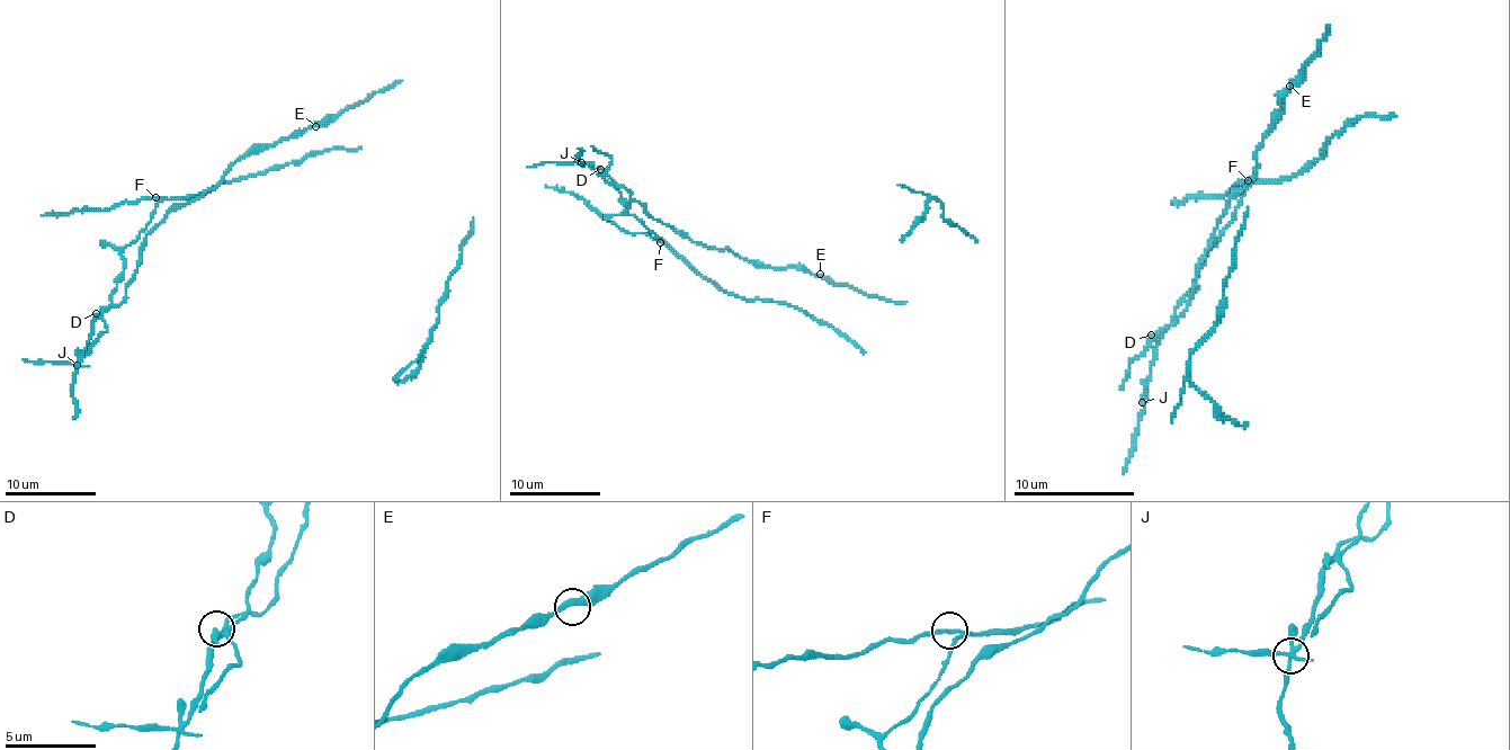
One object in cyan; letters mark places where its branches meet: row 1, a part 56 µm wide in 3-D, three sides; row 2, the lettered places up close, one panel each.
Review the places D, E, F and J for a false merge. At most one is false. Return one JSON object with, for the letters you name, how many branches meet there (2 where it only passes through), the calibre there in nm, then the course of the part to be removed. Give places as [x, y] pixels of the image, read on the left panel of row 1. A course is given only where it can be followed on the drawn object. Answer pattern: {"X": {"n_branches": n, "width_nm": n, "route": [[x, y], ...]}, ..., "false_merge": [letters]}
{"J": {"n_branches": 3, "width_nm": 240, "route": [[78, 364], [23, 359]]}, "false_merge": ["J"]}

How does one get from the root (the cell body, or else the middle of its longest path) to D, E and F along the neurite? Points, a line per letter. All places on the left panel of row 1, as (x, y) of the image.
D: (222, 179), (198, 197), (176, 206), (146, 235), (134, 277), (125, 288), (125, 297), (98, 315), (96, 313)
E: (222, 179), (238, 160), (297, 137), (315, 126)
F: (222, 179), (176, 206), (146, 235), (125, 297), (114, 304), (121, 255), (151, 220), (155, 197)

